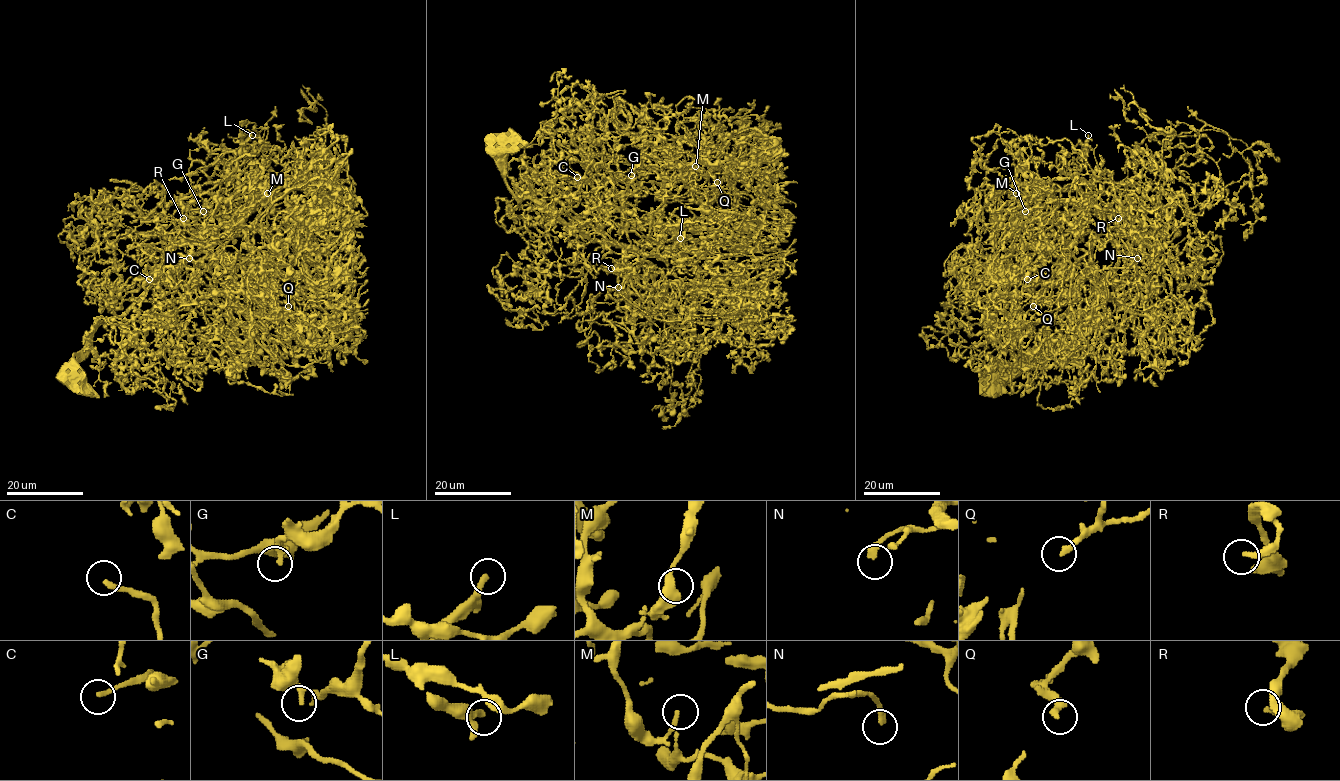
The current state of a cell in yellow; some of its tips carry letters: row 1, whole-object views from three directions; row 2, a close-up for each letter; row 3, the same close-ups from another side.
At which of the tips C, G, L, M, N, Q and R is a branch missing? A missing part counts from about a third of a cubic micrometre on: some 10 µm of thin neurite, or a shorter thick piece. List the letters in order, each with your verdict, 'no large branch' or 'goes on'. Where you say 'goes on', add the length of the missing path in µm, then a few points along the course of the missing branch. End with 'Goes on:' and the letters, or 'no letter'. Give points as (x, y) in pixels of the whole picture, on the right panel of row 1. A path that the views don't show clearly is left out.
C: goes on | 30 µm
G: no large branch
L: no large branch
M: no large branch
N: no large branch
Q: no large branch
R: no large branch
Goes on: C

